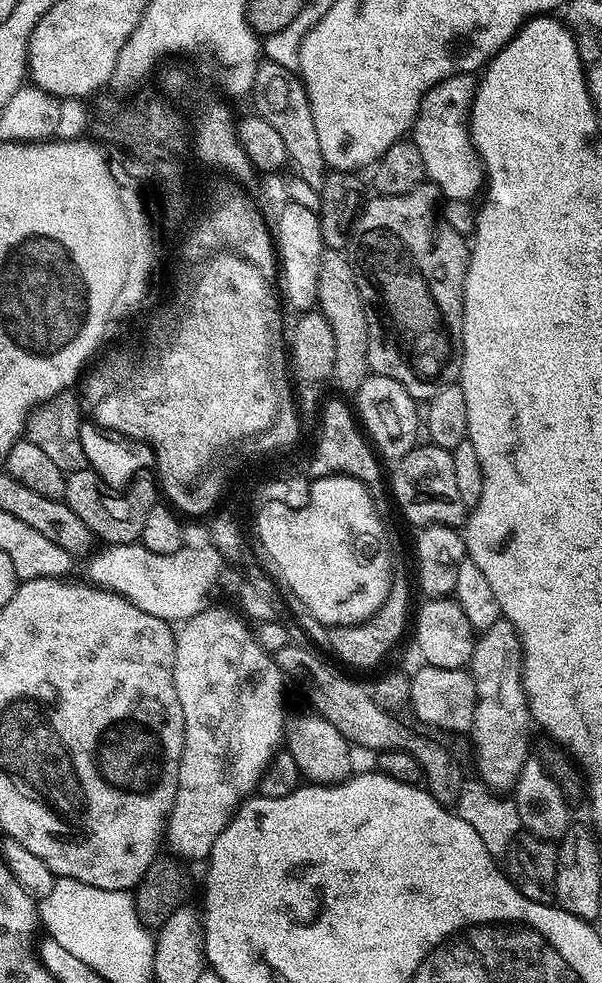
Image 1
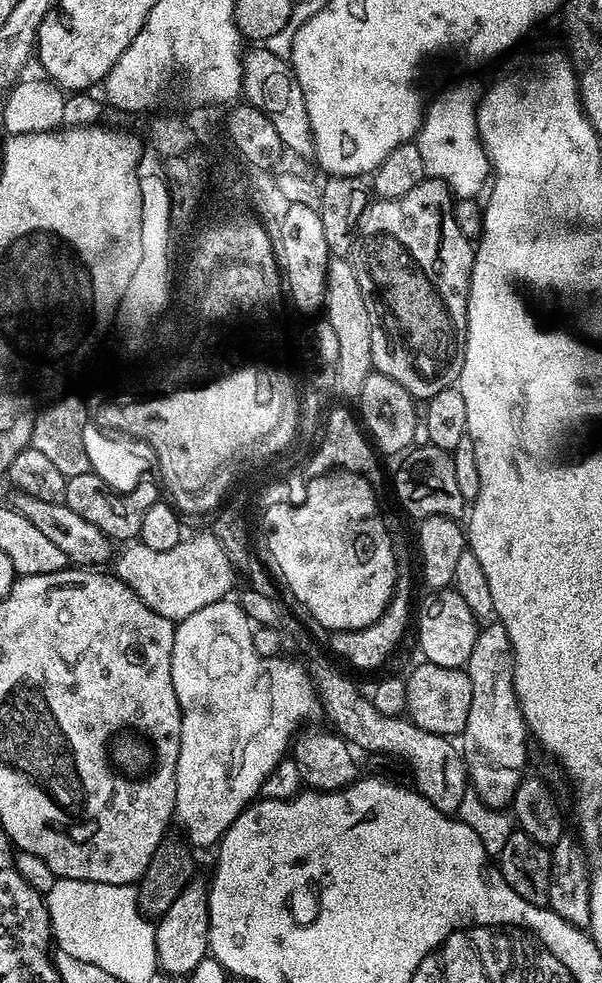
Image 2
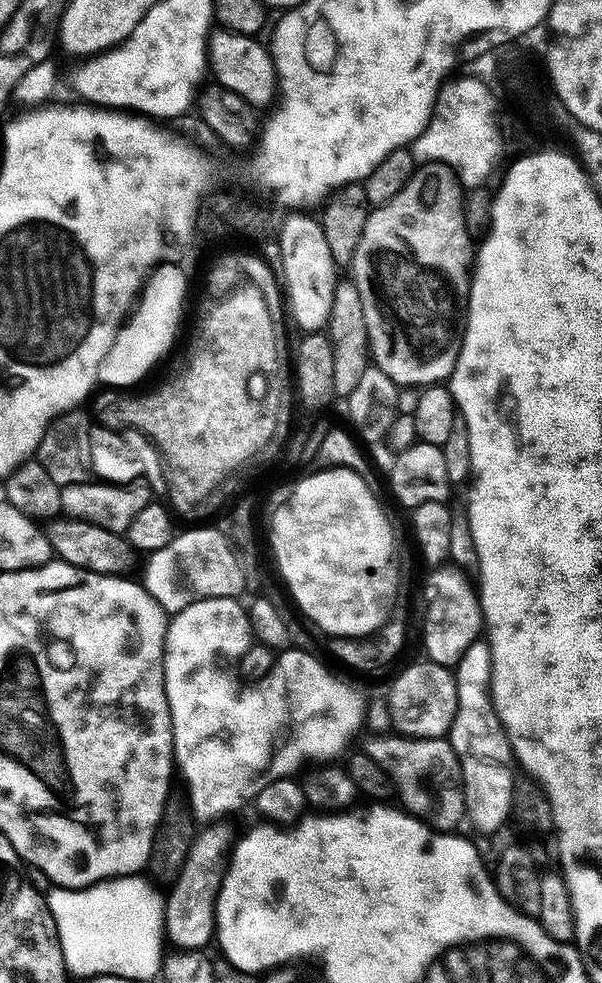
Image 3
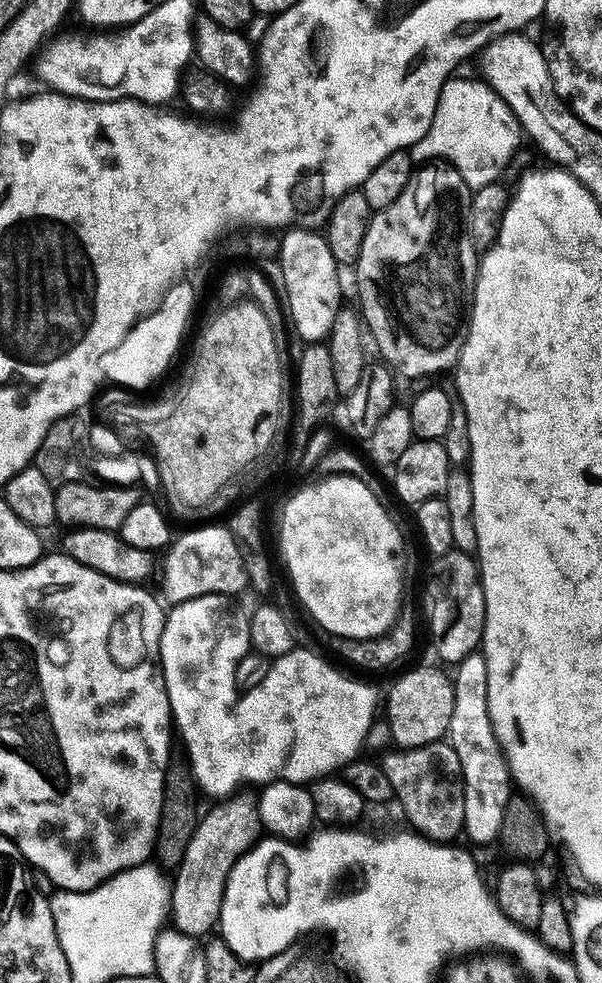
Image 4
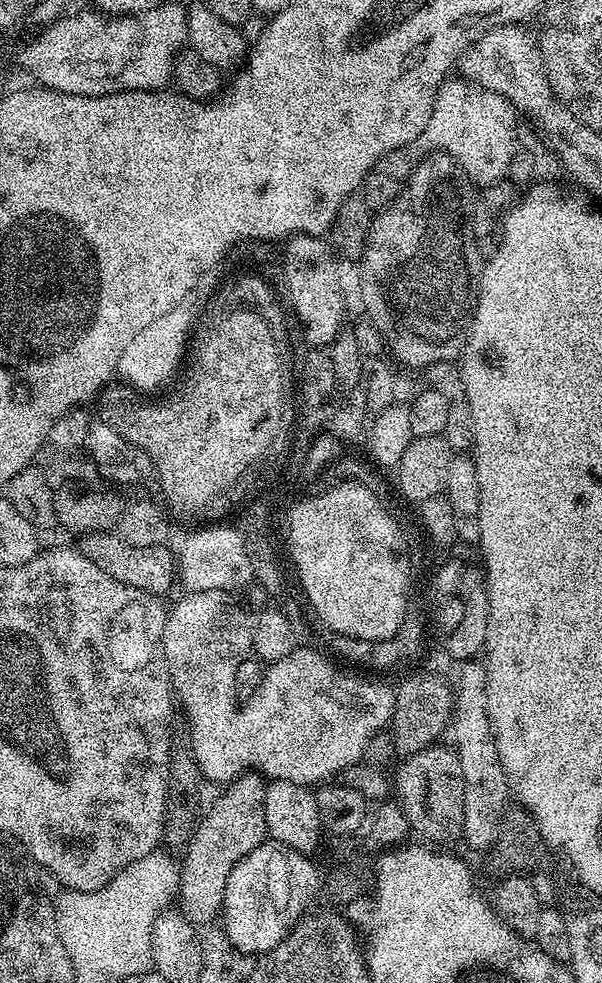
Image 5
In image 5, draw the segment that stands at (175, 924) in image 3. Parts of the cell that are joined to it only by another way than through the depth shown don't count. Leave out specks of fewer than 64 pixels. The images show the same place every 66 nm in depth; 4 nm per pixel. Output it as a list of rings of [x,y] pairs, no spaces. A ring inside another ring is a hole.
[[[245,774],[236,777],[223,789],[224,792],[212,805],[207,805],[201,815],[196,833],[186,845],[180,865],[180,887],[178,889],[178,910],[193,926],[208,926],[221,915],[224,899],[220,891],[226,890],[230,874],[238,862],[265,843],[268,836],[266,814],[264,813],[264,789],[266,780],[260,774]]]

